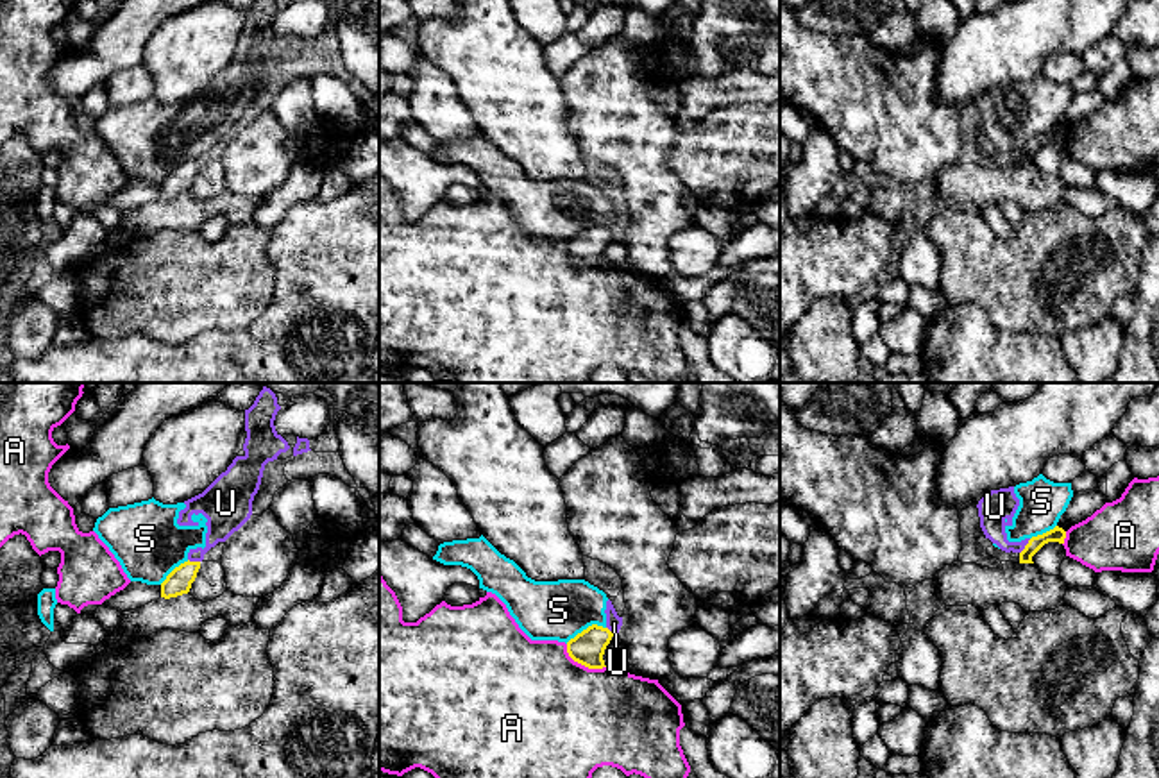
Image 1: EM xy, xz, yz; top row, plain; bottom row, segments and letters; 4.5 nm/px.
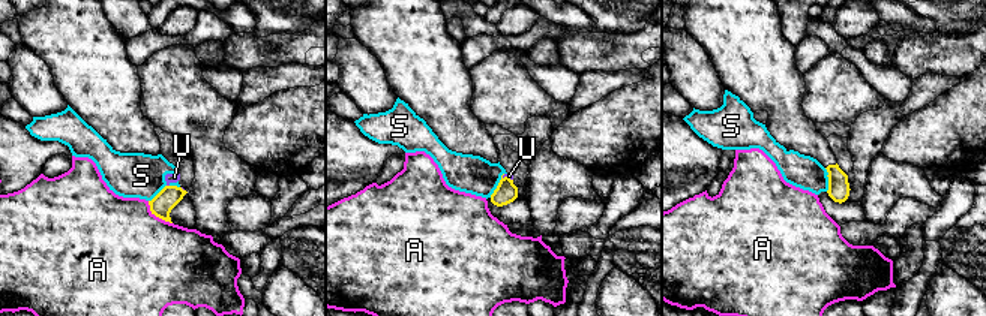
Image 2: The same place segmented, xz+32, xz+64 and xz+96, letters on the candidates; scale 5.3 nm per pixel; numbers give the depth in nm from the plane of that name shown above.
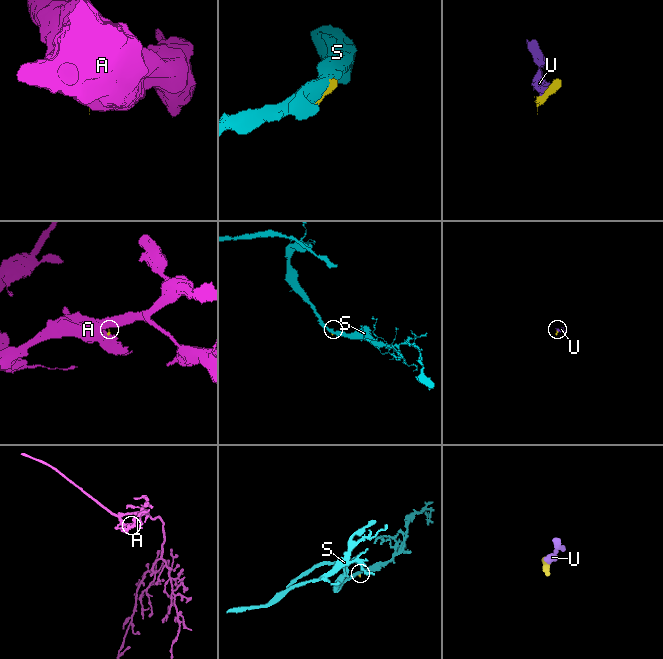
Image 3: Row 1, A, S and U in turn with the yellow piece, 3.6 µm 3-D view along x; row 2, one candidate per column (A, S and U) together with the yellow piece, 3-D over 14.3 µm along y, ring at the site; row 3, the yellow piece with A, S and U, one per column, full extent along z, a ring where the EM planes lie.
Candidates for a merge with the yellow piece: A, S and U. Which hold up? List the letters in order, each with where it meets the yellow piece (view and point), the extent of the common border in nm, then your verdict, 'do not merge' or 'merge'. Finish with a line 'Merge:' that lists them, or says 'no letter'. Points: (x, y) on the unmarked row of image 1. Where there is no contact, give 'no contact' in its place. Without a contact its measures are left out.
A: xz (582, 263) | 220 nm | do not merge
S: xz (587, 228) | 200 nm | do not merge
U: yz (1025, 145) | 90 nm | do not merge
Merge: no letter

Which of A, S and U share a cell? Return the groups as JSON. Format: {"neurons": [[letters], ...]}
{"neurons": [["A"], ["S", "U"]]}

